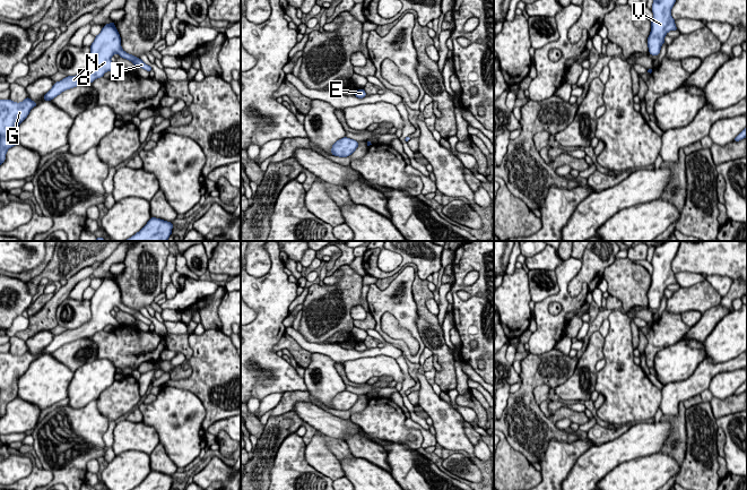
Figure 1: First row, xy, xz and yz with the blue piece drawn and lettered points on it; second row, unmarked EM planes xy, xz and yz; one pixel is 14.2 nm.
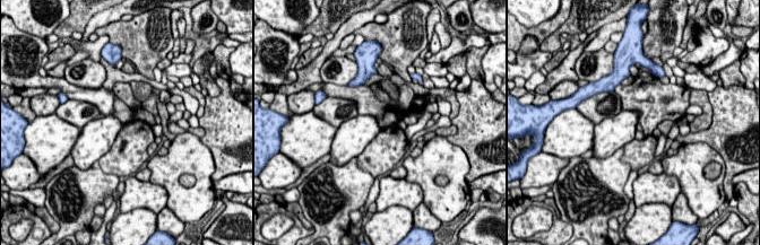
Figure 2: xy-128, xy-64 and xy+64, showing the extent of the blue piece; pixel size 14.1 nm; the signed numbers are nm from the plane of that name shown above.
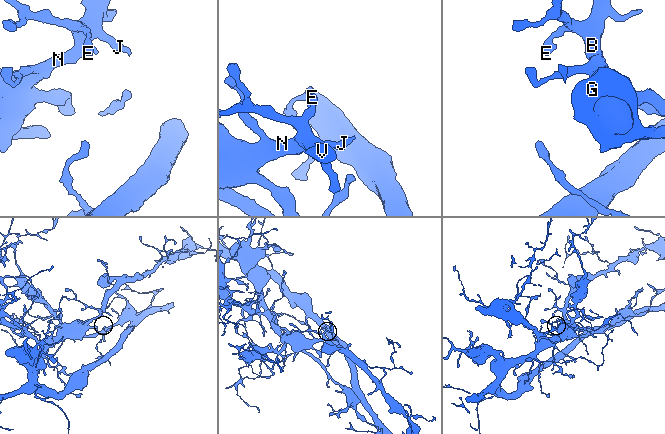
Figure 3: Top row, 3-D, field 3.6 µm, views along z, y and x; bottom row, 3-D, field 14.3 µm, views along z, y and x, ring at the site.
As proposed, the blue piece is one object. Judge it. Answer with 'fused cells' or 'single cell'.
single cell

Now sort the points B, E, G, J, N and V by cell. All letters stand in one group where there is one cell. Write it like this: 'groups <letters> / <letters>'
groups B E G J N V

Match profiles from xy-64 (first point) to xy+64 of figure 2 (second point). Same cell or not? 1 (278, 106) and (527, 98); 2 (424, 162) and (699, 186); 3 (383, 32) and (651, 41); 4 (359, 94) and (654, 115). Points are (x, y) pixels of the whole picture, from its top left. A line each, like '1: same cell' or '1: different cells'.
1: different cells
2: same cell
3: same cell
4: same cell

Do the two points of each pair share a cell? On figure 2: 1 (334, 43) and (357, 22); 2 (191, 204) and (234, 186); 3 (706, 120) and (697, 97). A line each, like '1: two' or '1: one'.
1: one
2: two
3: one

